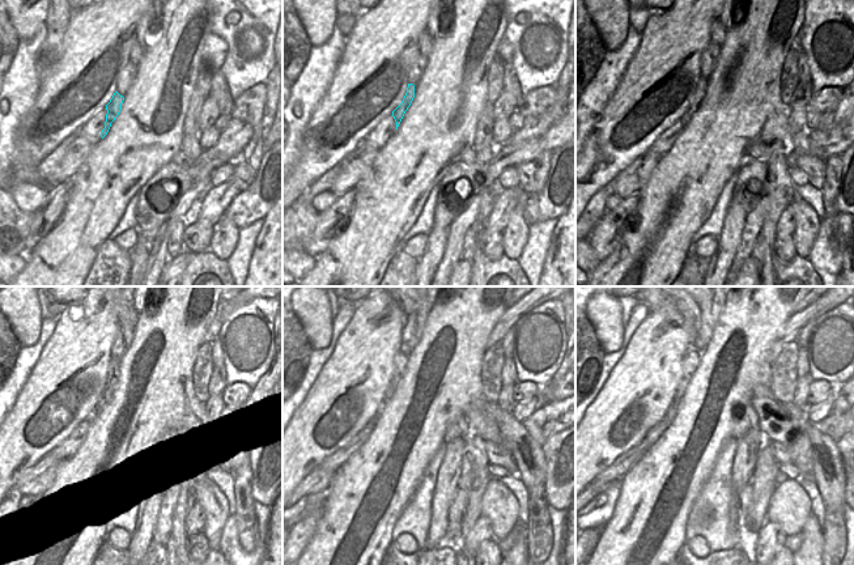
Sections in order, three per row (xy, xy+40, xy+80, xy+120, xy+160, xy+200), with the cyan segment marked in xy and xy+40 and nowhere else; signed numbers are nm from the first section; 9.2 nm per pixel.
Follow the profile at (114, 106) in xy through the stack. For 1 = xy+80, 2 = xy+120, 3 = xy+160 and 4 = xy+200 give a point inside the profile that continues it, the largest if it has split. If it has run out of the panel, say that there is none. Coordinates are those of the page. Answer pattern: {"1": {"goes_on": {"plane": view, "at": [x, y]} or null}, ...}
{"1": {"goes_on": {"plane": "xy+80", "at": [700, 92]}}, "2": {"goes_on": {"plane": "xy+120", "at": [113, 377]}}, "3": {"goes_on": {"plane": "xy+160", "at": [400, 360]}}, "4": {"goes_on": {"plane": "xy+200", "at": [691, 359]}}}

